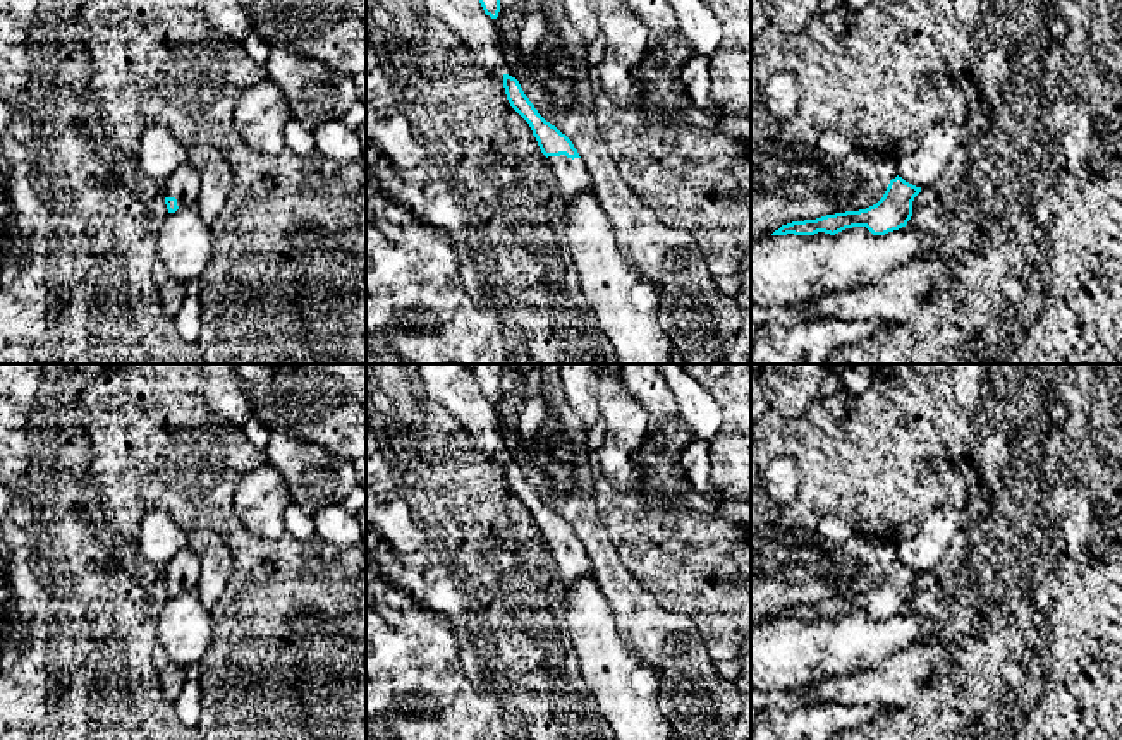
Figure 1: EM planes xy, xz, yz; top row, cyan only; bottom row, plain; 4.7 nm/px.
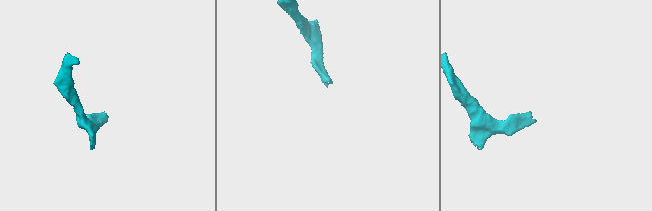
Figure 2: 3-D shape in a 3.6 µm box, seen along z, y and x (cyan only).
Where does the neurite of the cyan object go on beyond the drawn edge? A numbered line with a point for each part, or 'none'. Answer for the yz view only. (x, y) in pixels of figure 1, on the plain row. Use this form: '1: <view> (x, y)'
none

